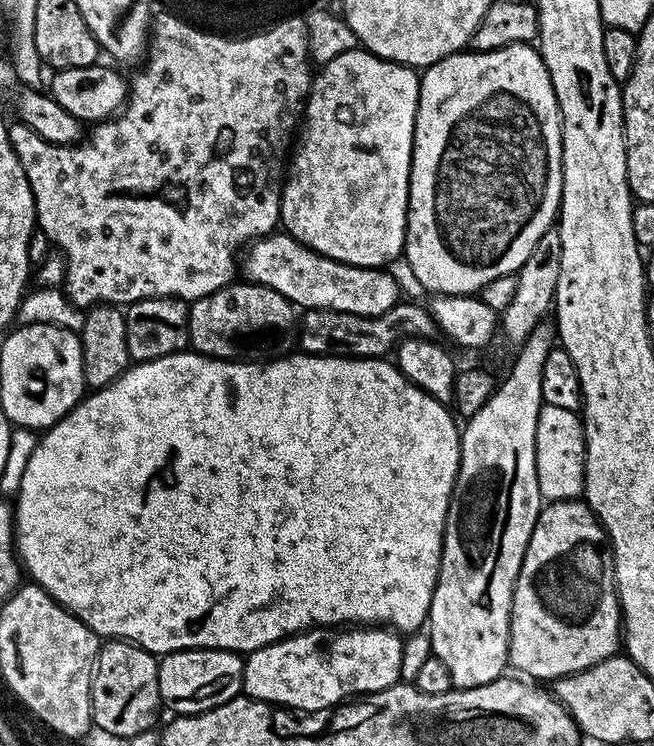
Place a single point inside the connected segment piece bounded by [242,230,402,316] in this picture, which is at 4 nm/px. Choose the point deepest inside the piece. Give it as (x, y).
(307, 279)

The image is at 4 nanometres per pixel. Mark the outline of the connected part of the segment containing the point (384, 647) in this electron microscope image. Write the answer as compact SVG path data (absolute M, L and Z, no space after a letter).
M317 626L306 632L297 632L295 636L286 636L279 640L277 644L267 644L264 648L259 648L247 653L244 660L244 686L243 695L252 697L253 700L265 700L273 706L279 706L284 710L297 710L301 708L304 712L320 712L323 708L332 708L339 700L344 700L347 696L360 696L381 692L390 686L394 686L400 680L400 667L402 666L402 646L403 639L395 631L384 626Z

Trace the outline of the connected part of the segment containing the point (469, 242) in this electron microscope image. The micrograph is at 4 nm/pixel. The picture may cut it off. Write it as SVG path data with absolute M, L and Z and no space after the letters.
M531 43L511 44L489 52L461 50L423 69L420 76L420 97L416 111L416 129L412 139L412 169L408 183L408 225L404 239L403 259L408 259L412 276L431 294L466 296L479 293L494 278L516 274L548 228L557 223L562 198L562 134L560 107L550 82L544 60Z

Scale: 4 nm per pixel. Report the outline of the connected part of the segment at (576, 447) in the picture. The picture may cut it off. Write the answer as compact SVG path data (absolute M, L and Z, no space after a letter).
M549 404L541 408L536 431L536 473L538 474L538 490L545 501L575 500L583 493L584 425L577 413L562 410L562 406L550 406Z

